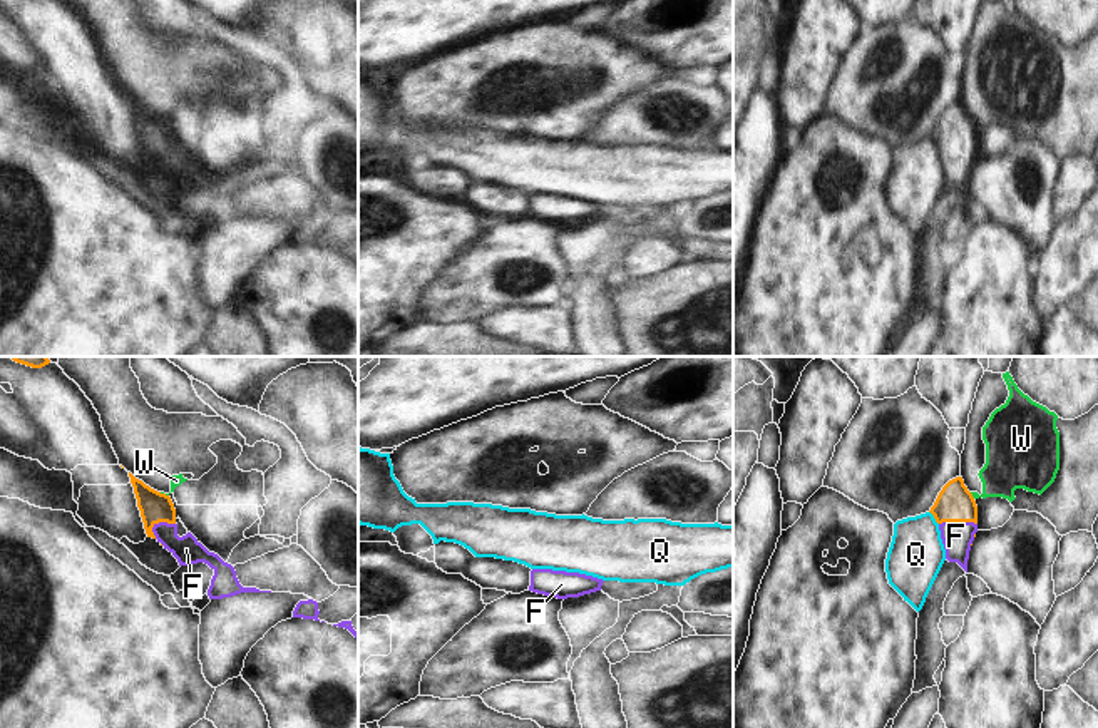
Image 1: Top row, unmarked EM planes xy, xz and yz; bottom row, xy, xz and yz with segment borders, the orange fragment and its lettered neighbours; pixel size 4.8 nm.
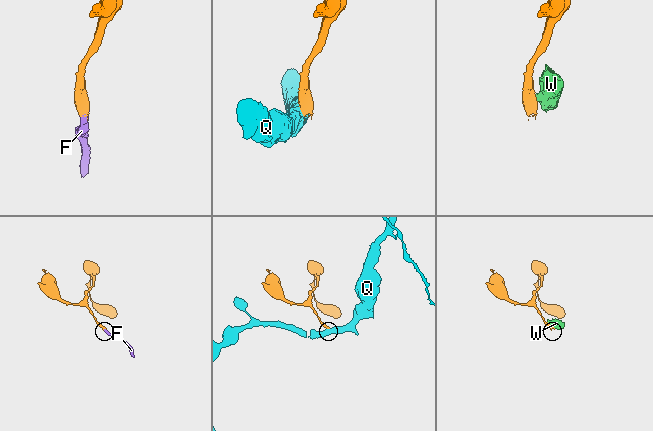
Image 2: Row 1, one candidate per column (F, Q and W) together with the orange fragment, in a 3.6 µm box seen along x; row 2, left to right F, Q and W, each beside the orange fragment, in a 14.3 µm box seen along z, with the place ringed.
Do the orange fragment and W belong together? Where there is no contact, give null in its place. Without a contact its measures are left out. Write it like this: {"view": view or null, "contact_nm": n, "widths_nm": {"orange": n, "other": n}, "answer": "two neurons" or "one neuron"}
{"view": "xy", "contact_nm": 50, "widths_nm": {"orange": 150, "other": 50}, "answer": "two neurons"}

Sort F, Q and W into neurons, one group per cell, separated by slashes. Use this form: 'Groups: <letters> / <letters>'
Groups: F / Q / W

